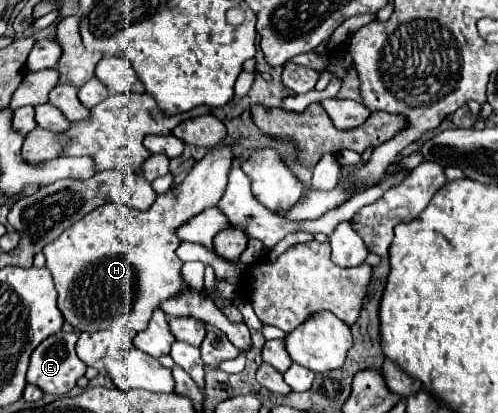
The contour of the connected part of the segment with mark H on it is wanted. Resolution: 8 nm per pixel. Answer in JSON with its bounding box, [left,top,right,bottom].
[44,146,232,332]

